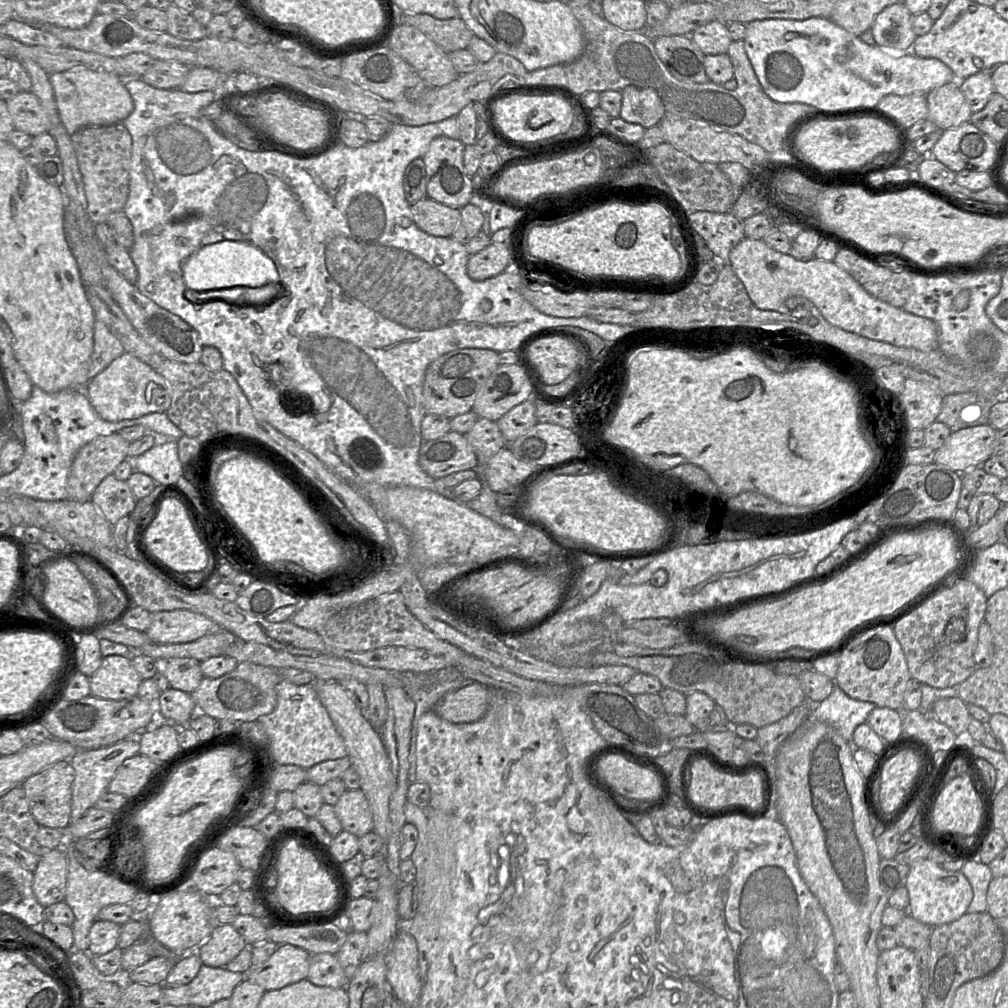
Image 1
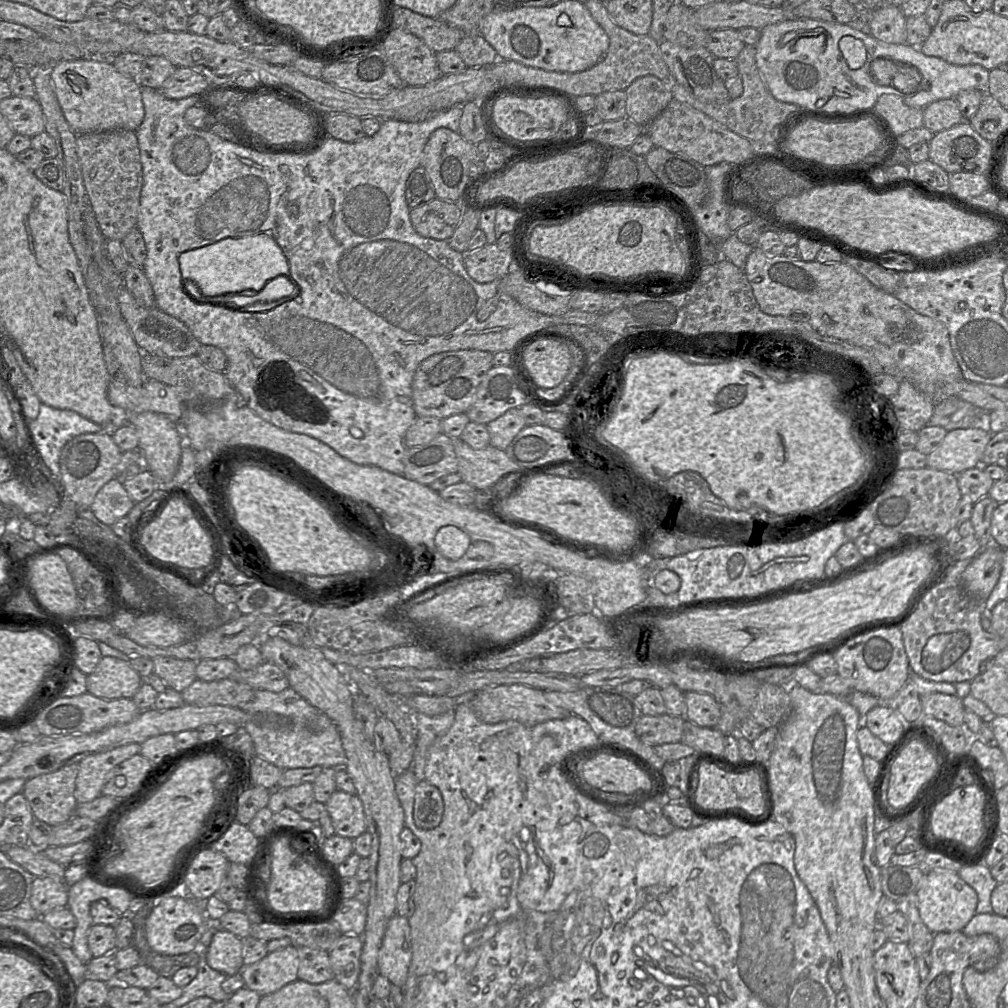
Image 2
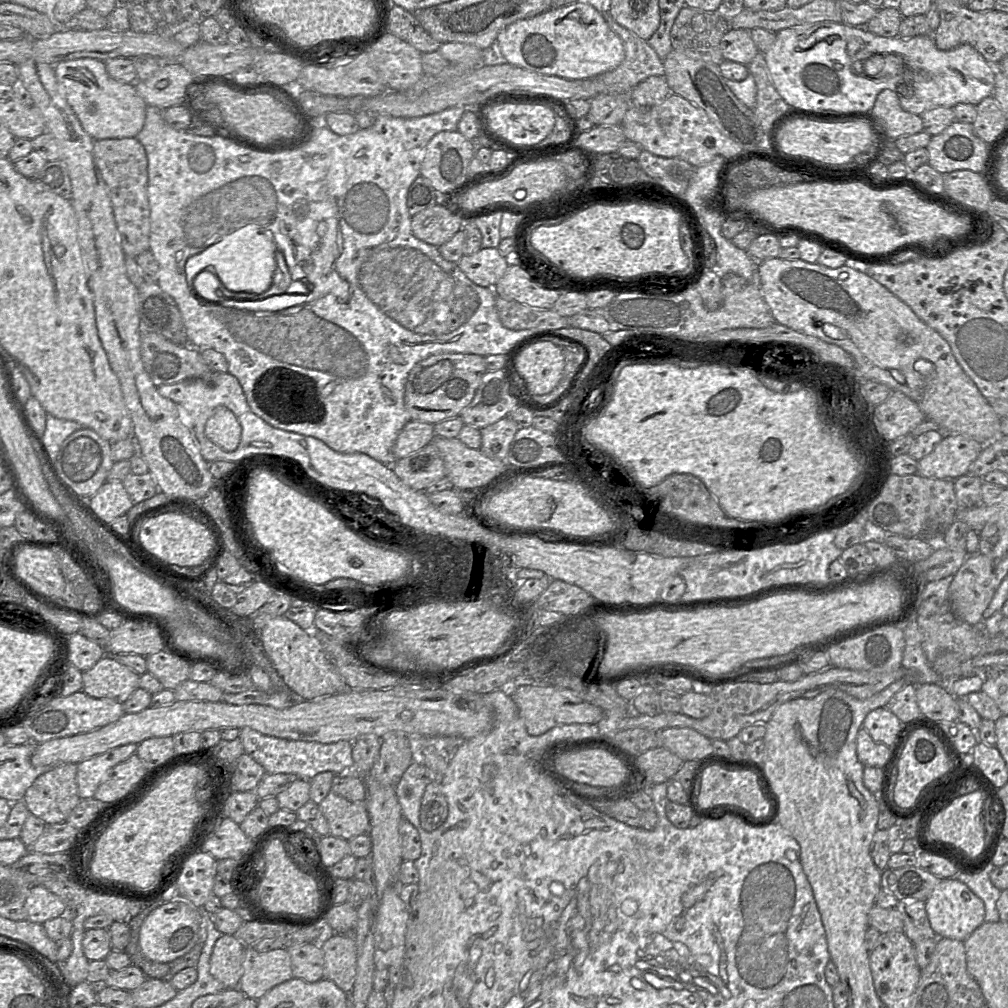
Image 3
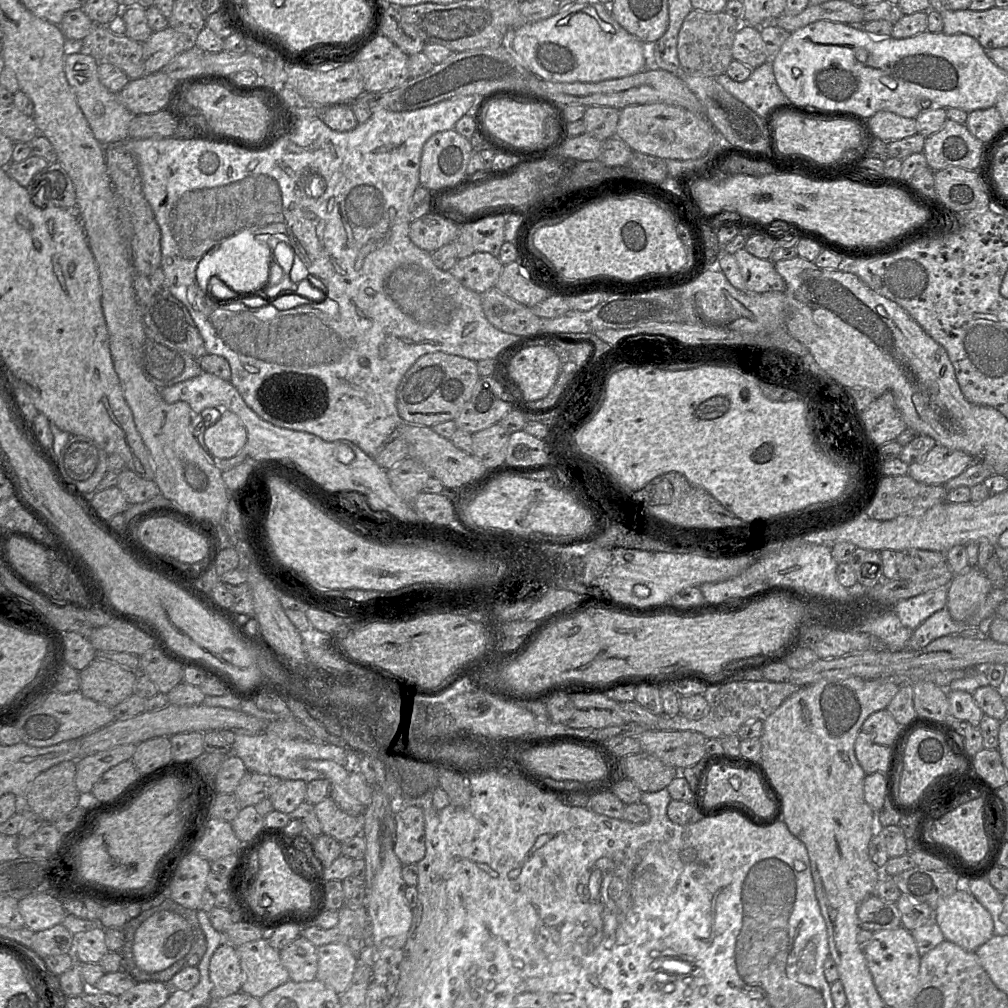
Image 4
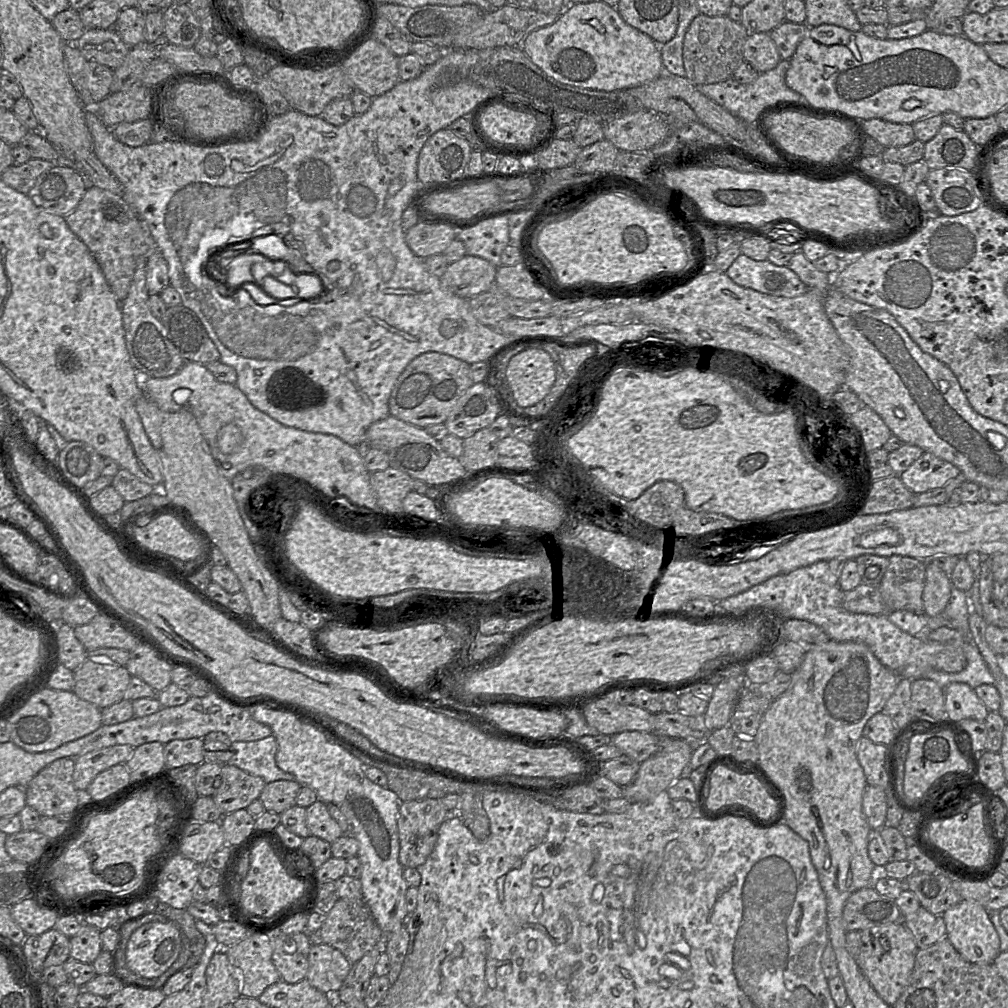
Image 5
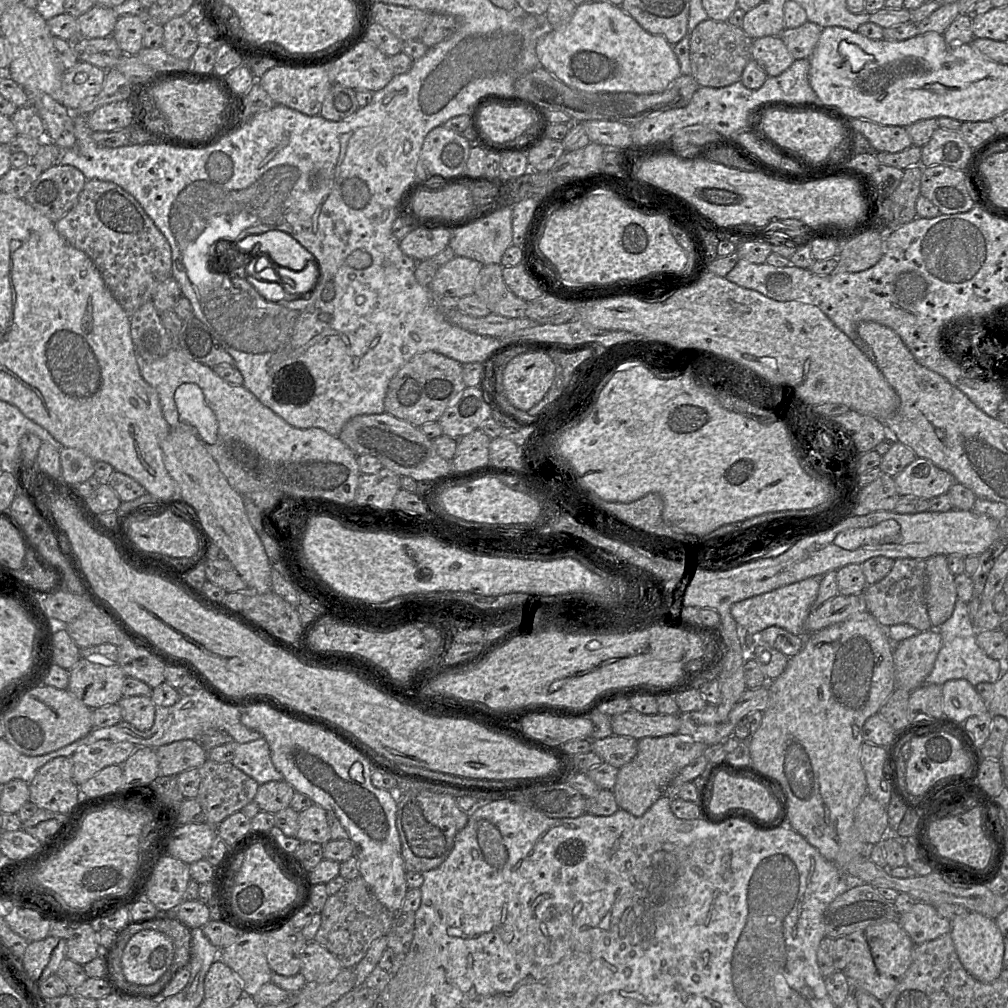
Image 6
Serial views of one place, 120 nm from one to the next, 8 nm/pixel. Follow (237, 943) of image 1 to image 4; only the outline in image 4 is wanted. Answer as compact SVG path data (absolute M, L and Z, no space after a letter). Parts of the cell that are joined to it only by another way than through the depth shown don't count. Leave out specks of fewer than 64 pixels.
M224 940L211 957L209 976L213 983L211 999L222 999L241 991L243 971L236 947Z

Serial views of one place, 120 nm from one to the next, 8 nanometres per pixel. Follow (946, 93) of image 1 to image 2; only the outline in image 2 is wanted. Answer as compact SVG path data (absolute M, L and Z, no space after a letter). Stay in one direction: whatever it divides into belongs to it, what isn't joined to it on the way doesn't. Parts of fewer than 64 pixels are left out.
M955 98L934 101L923 108L924 126L934 133L962 122L963 115Z

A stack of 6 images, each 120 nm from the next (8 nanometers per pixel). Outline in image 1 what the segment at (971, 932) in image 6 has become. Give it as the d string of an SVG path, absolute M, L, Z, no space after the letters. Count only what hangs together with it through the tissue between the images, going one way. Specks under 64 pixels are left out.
M929 858L916 860L909 865L905 887L909 893L908 913L911 916L934 927L957 920L967 912L973 899L973 889L961 870L946 870Z

